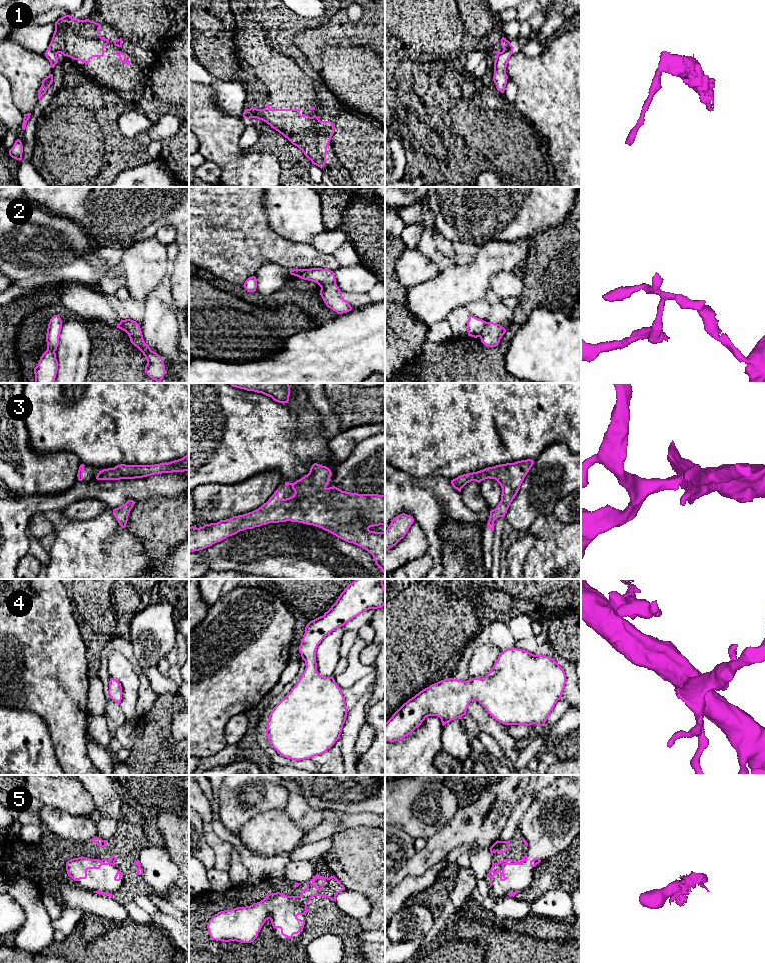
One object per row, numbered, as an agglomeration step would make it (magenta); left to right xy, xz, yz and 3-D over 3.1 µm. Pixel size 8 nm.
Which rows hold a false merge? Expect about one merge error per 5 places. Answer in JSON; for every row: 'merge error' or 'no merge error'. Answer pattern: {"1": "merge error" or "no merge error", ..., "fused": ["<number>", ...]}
{"1": "merge error", "2": "no merge error", "3": "no merge error", "4": "no merge error", "5": "merge error", "fused": ["1", "5"]}

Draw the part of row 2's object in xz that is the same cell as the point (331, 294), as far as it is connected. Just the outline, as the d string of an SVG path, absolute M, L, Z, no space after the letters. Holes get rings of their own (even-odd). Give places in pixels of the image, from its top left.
M322 268L293 269L290 270L290 274L317 283L321 287L320 295L326 306L338 314L352 310L349 302L342 297L333 271Z

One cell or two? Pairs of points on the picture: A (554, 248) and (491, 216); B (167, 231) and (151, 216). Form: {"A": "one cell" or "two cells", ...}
{"A": "two cells", "B": "two cells"}

